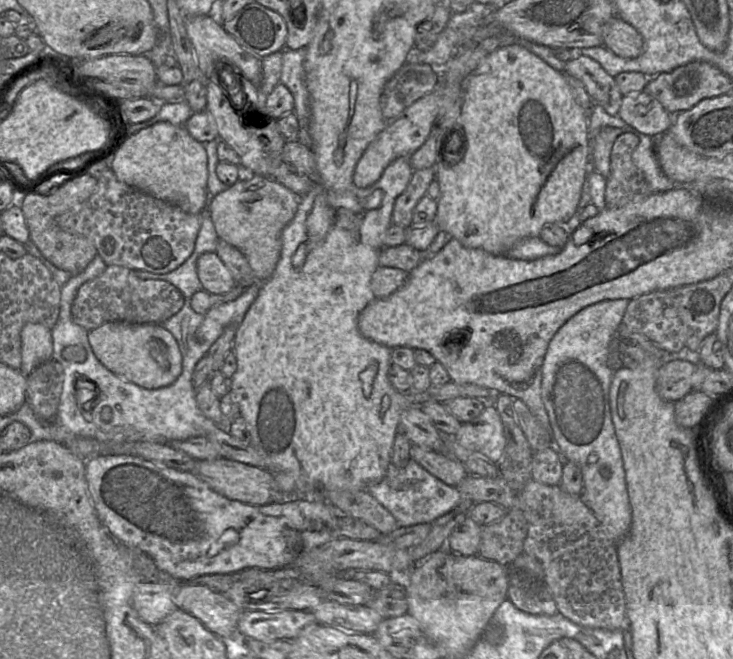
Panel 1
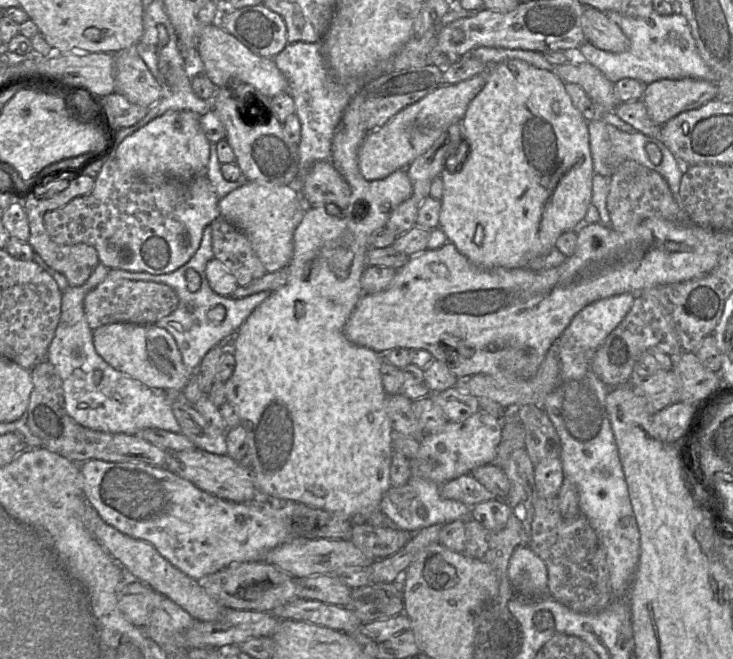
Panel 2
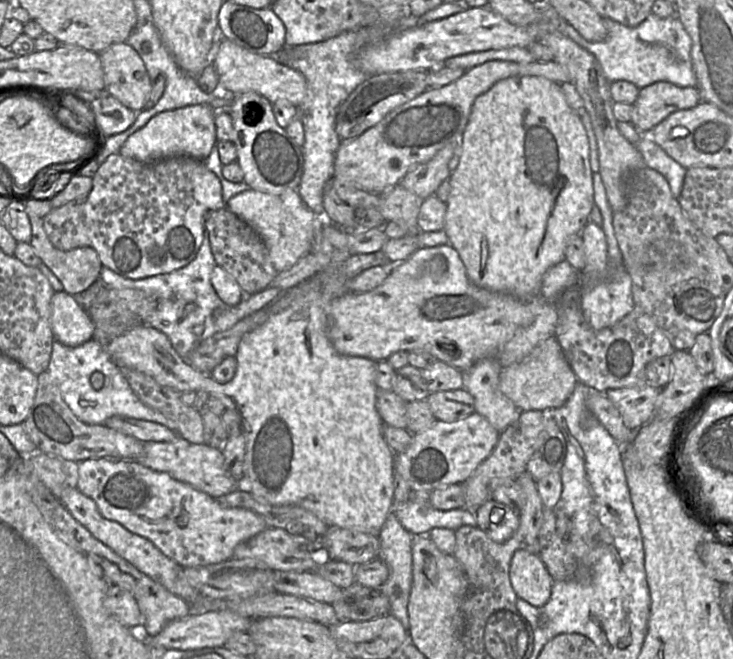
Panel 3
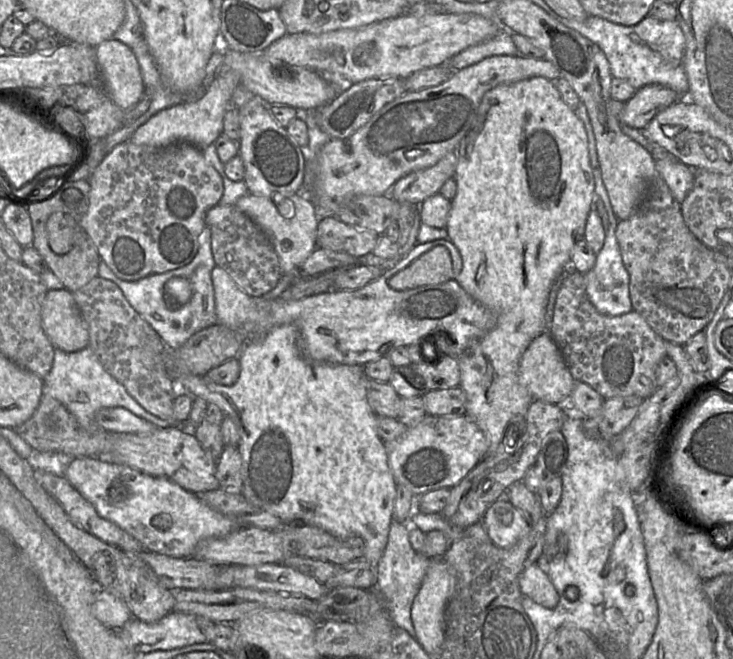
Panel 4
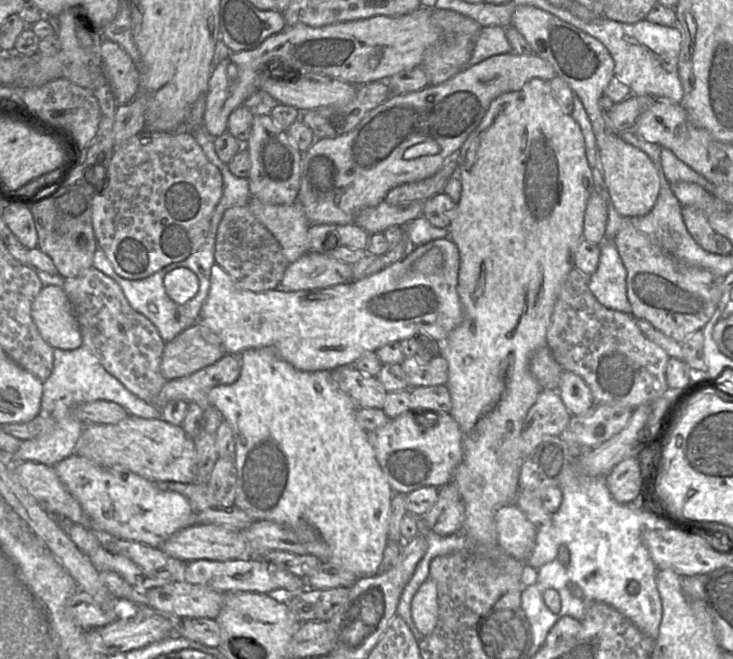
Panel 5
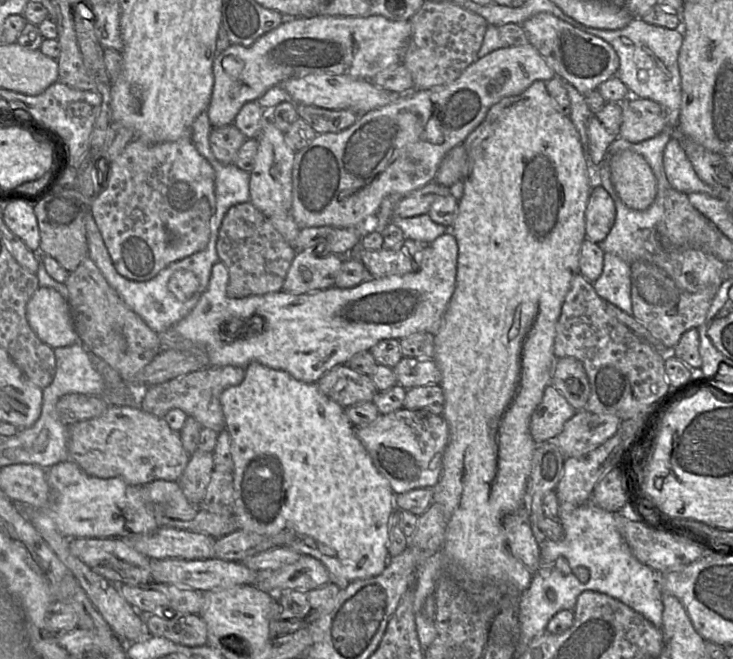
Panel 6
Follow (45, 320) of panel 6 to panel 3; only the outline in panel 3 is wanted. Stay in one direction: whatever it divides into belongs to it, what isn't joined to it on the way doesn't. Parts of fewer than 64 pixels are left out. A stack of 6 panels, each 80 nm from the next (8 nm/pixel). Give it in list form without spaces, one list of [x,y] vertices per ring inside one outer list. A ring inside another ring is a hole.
[[[55,292],[51,299],[51,327],[55,340],[77,347],[93,338],[94,323],[73,295]]]

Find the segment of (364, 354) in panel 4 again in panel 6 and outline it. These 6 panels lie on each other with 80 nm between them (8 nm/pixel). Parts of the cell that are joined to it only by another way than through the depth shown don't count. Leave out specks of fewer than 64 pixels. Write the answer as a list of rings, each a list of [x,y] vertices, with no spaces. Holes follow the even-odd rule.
[[[446,233],[436,238],[433,242],[429,243],[428,246],[424,249],[420,268],[415,272],[410,272],[402,275],[392,275],[383,278],[370,278],[351,288],[338,288],[332,286],[327,289],[318,289],[302,294],[293,294],[284,290],[280,290],[277,292],[269,292],[264,295],[252,295],[243,298],[232,298],[229,297],[227,294],[227,285],[229,282],[228,269],[223,262],[218,261],[212,267],[210,280],[206,290],[204,291],[192,311],[184,319],[176,323],[168,330],[158,333],[160,345],[162,350],[165,350],[187,348],[193,344],[199,344],[203,345],[206,348],[210,359],[209,366],[212,367],[237,366],[245,368],[251,362],[258,362],[269,368],[285,371],[293,378],[301,382],[317,383],[326,372],[336,367],[337,365],[347,364],[347,362],[355,354],[361,351],[370,350],[381,340],[401,340],[412,334],[422,332],[436,335],[438,330],[440,329],[444,313],[456,287],[457,263],[458,244],[456,238],[451,233]]]

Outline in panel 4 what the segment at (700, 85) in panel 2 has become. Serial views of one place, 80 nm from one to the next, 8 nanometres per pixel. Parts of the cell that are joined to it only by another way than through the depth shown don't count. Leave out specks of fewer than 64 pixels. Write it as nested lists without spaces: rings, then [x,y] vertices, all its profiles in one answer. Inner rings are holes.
[[[650,84],[636,91],[617,118],[622,125],[642,130],[660,111],[678,100],[679,94],[672,89]]]

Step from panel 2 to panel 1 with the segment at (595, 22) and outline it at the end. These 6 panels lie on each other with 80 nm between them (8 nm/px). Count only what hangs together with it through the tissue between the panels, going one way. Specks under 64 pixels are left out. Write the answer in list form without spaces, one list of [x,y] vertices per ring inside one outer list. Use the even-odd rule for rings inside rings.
[[[618,16],[603,26],[602,38],[603,46],[622,58],[637,58],[643,51],[642,36]]]

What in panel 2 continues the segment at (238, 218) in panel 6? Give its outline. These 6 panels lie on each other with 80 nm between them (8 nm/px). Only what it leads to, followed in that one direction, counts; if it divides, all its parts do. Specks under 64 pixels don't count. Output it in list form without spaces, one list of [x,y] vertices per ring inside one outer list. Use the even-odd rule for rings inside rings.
[[[222,217],[213,220],[210,227],[214,257],[234,275],[239,286],[245,286],[267,274],[241,230]]]

